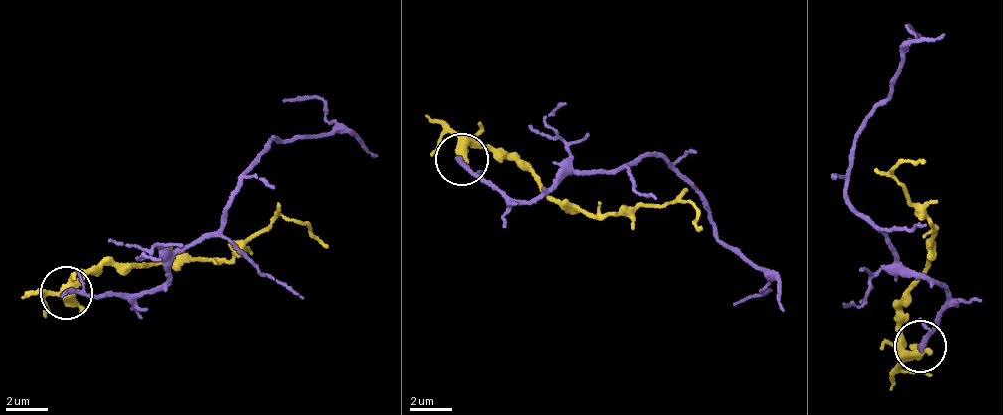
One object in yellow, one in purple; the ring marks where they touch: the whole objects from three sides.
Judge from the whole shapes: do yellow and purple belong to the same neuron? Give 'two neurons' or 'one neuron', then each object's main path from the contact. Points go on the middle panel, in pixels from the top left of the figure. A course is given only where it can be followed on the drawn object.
two neurons; course yellow (463, 158), (496, 147), (550, 194), (597, 216), (682, 199), (699, 226); course purple (463, 158), (510, 198), (536, 199), (571, 173), (653, 157), (767, 272), (768, 293), (731, 304)

